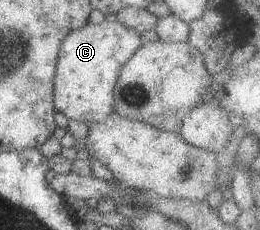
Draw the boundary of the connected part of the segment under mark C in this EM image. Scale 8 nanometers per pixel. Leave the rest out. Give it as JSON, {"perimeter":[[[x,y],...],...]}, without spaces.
{"perimeter":[[[104,20],[102,23],[87,22],[81,29],[75,29],[65,35],[59,48],[58,62],[54,75],[54,105],[56,111],[63,113],[68,120],[82,121],[83,123],[100,122],[110,115],[114,103],[114,89],[119,69],[125,61],[137,53],[142,46],[141,34],[137,29],[129,28],[119,22]]]}

